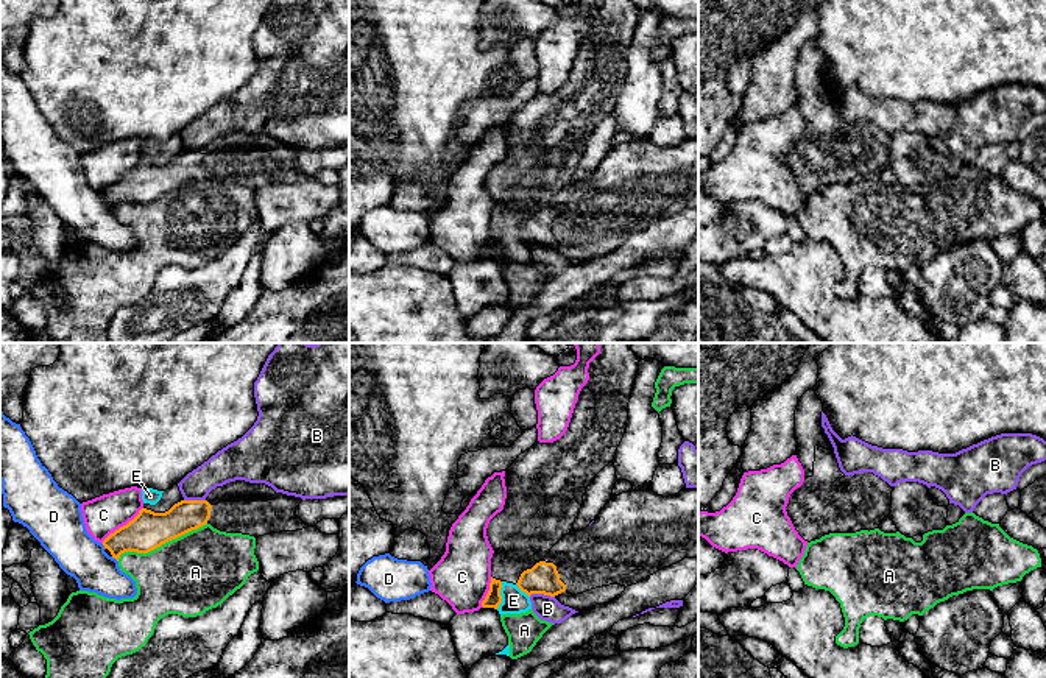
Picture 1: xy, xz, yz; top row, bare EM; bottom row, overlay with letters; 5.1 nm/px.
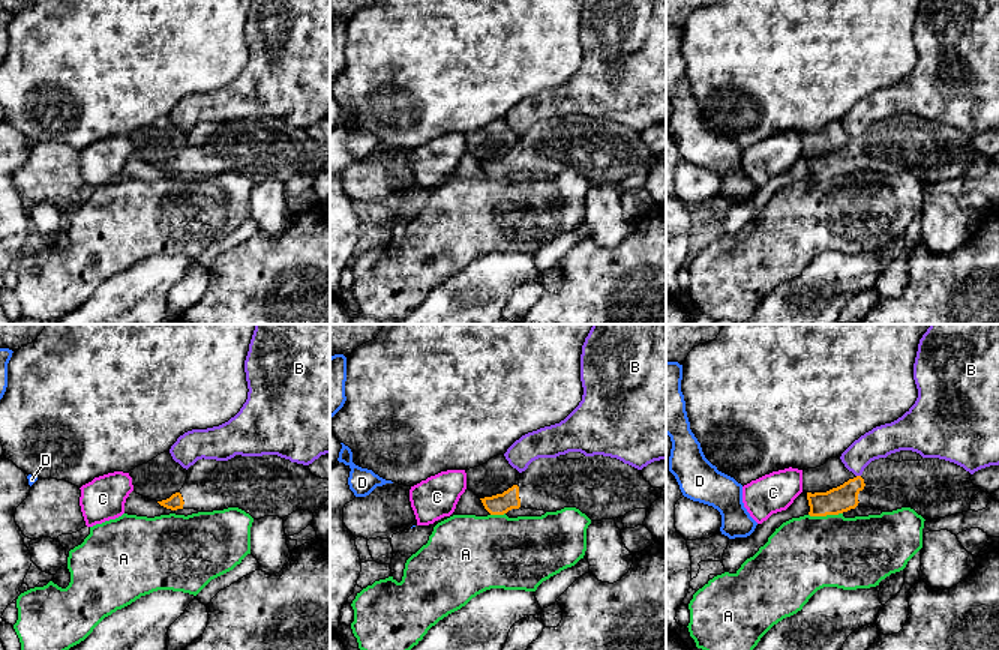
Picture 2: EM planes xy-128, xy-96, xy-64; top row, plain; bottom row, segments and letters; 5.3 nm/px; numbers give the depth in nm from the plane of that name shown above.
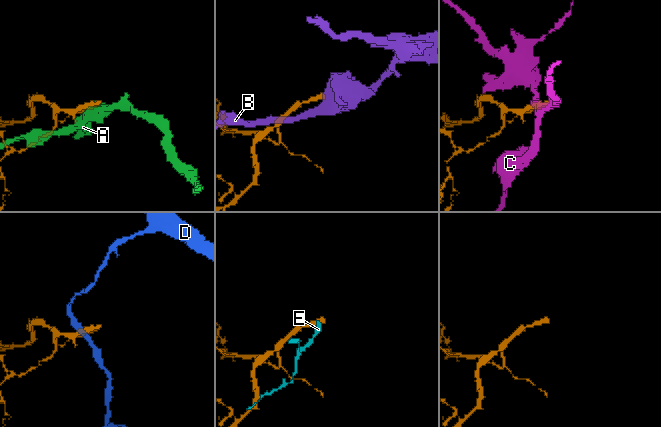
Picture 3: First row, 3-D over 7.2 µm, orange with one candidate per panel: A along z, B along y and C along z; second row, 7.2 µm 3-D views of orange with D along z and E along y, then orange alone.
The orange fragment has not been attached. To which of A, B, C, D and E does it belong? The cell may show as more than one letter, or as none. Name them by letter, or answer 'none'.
none

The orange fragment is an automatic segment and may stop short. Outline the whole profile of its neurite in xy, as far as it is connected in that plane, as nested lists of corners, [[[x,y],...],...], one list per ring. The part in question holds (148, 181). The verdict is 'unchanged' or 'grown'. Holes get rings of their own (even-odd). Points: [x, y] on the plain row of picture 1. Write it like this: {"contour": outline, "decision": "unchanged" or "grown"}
{"contour": [[[276,143],[271,148],[245,147],[210,156],[207,151],[181,151],[165,164],[142,159],[126,176],[111,184],[103,196],[118,212],[125,203],[148,204],[207,173],[226,184],[254,189],[307,179],[298,167],[301,148]]], "decision": "grown"}

